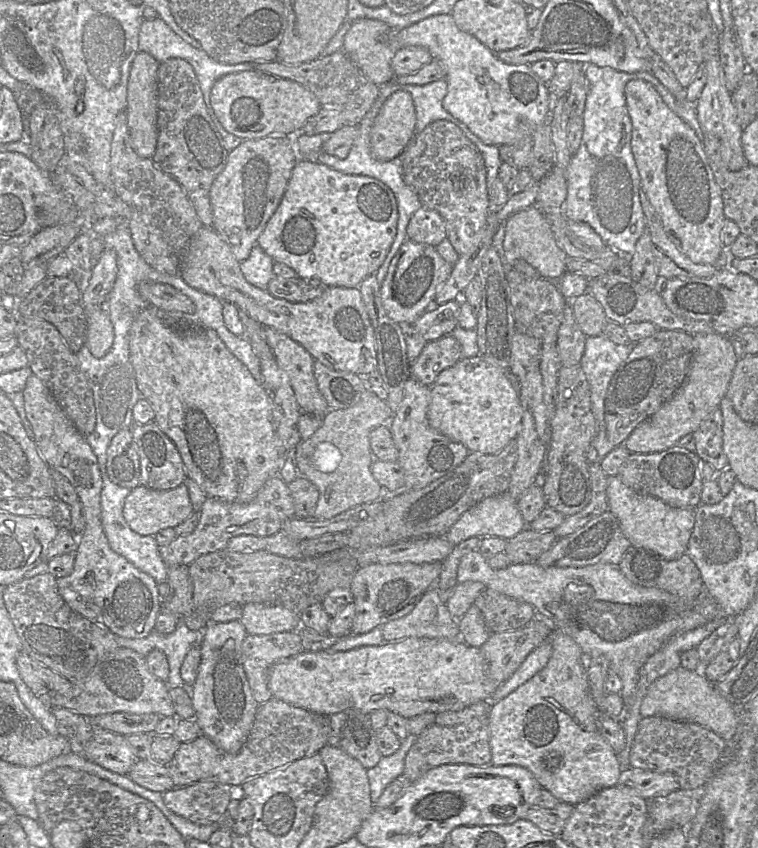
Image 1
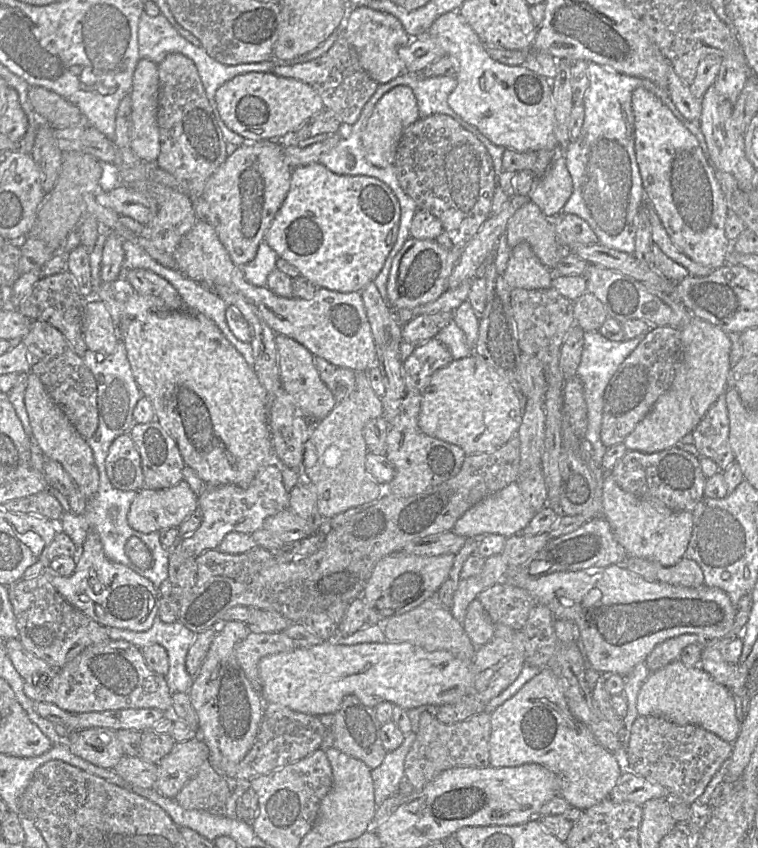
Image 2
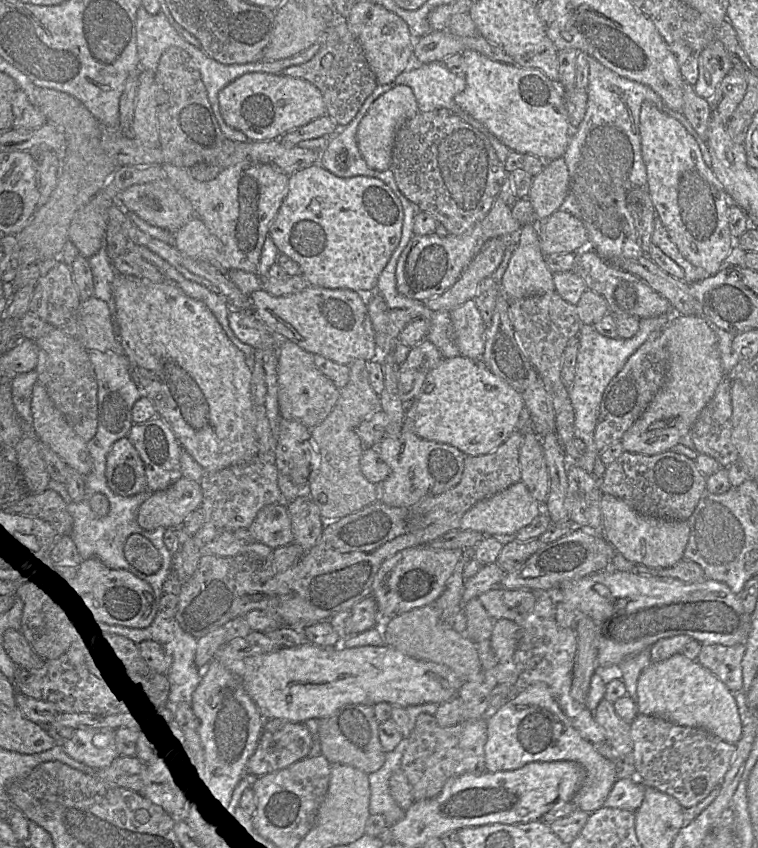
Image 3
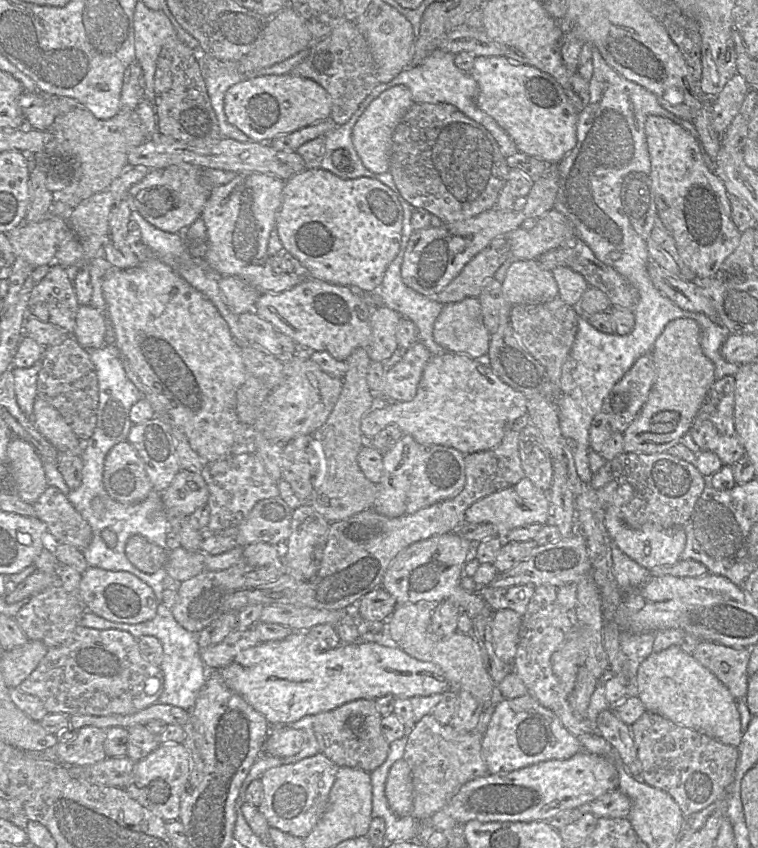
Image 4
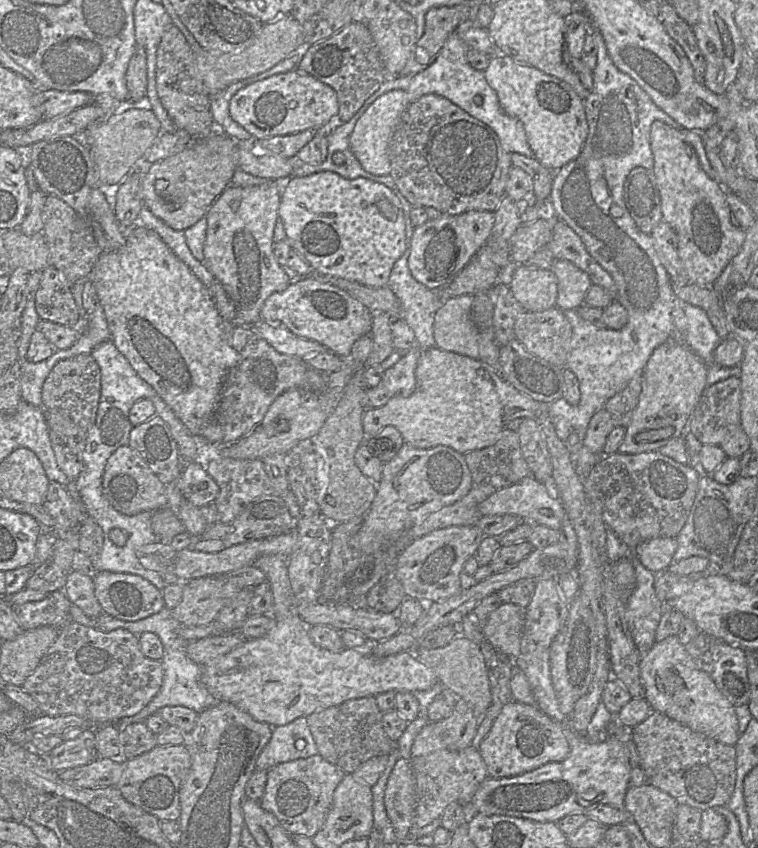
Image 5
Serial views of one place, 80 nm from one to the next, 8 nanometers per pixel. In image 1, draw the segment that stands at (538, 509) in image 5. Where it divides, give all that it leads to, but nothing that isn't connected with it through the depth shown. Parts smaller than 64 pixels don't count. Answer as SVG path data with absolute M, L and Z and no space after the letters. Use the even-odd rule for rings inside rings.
M507 492L485 498L464 512L445 535L454 546L472 537L508 540L527 527L517 500Z

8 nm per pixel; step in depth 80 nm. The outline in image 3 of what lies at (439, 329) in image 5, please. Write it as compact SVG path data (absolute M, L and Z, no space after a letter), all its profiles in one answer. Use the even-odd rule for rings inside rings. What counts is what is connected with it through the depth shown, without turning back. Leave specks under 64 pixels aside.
M474 299L449 311L452 324L452 337L461 356L481 359L485 348L486 324Z

